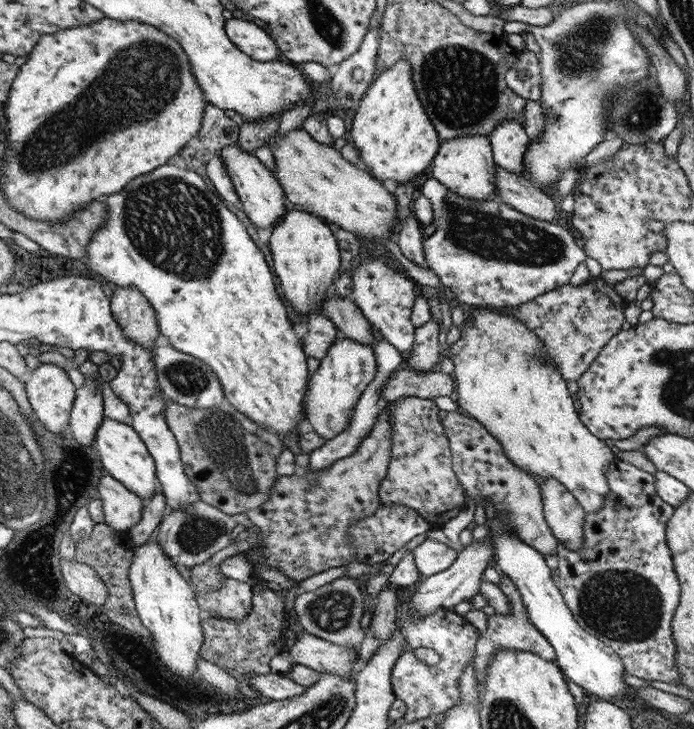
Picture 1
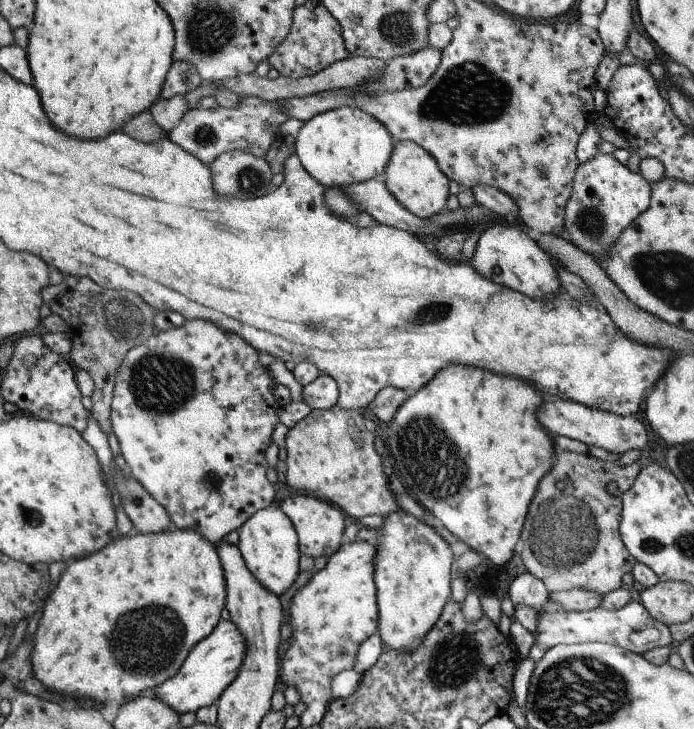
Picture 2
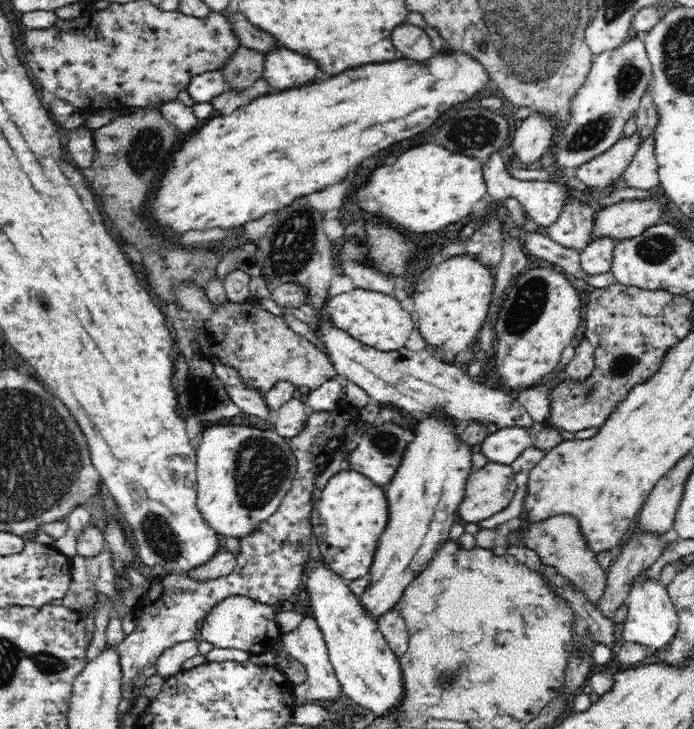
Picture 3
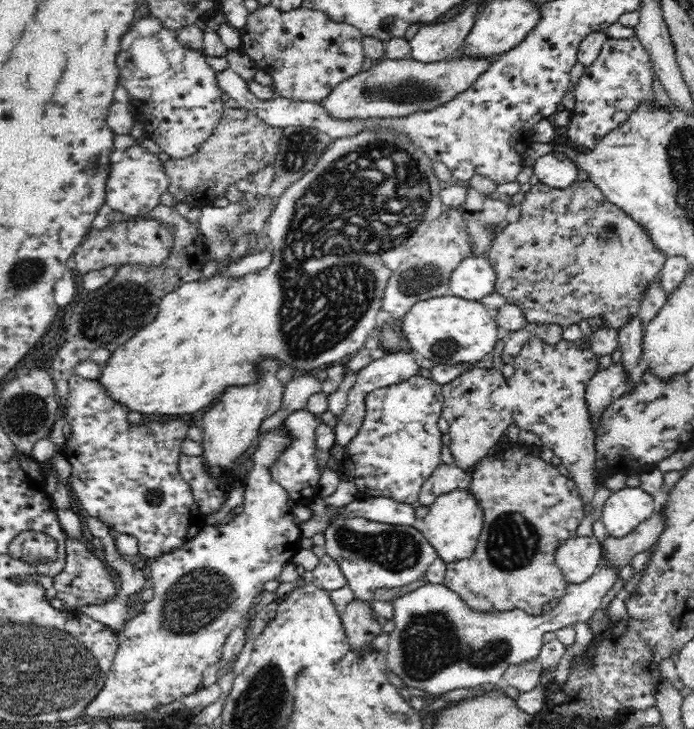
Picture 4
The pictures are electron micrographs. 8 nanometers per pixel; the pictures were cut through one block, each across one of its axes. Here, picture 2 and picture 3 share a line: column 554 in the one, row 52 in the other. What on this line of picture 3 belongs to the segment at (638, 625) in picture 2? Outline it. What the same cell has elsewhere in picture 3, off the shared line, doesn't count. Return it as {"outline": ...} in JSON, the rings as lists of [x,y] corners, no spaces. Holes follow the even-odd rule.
{"outline":[[[633,35],[617,49],[606,50],[606,53],[594,56],[590,72],[586,74],[586,80],[578,88],[578,93],[571,103],[569,126],[563,133],[560,143],[554,146],[554,154],[559,168],[576,170],[582,164],[593,160],[619,142],[623,138],[626,124],[638,113],[641,100],[645,96],[650,82],[653,82],[653,68],[649,58],[647,58],[643,35]]]}

